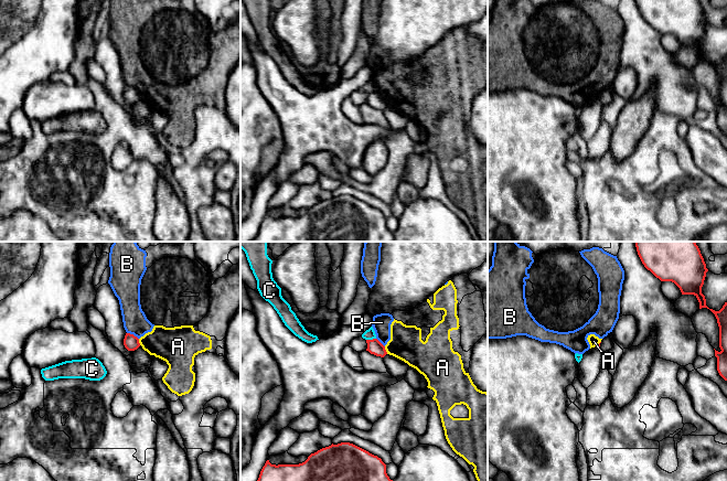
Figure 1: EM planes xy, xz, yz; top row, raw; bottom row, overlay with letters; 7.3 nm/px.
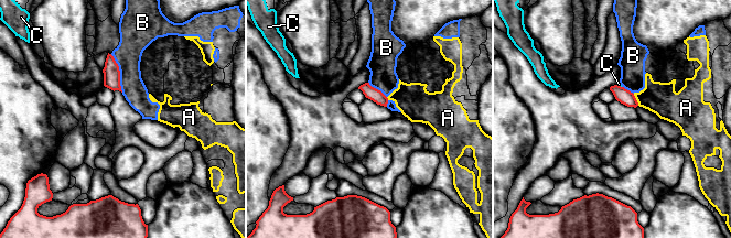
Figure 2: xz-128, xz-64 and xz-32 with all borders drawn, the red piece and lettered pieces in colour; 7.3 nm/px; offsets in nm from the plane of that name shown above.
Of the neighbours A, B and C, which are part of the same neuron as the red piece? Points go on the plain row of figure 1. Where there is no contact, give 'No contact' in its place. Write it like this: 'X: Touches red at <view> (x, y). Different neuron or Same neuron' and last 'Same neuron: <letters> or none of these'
A: Touches red at xz (385, 103). Different neuron
B: Touches red at xy (132, 87). Different neuron
C: Touches red at xz (371, 93). Different neuron
Same neuron: none of these

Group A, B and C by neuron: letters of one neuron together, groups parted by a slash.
A B / C

